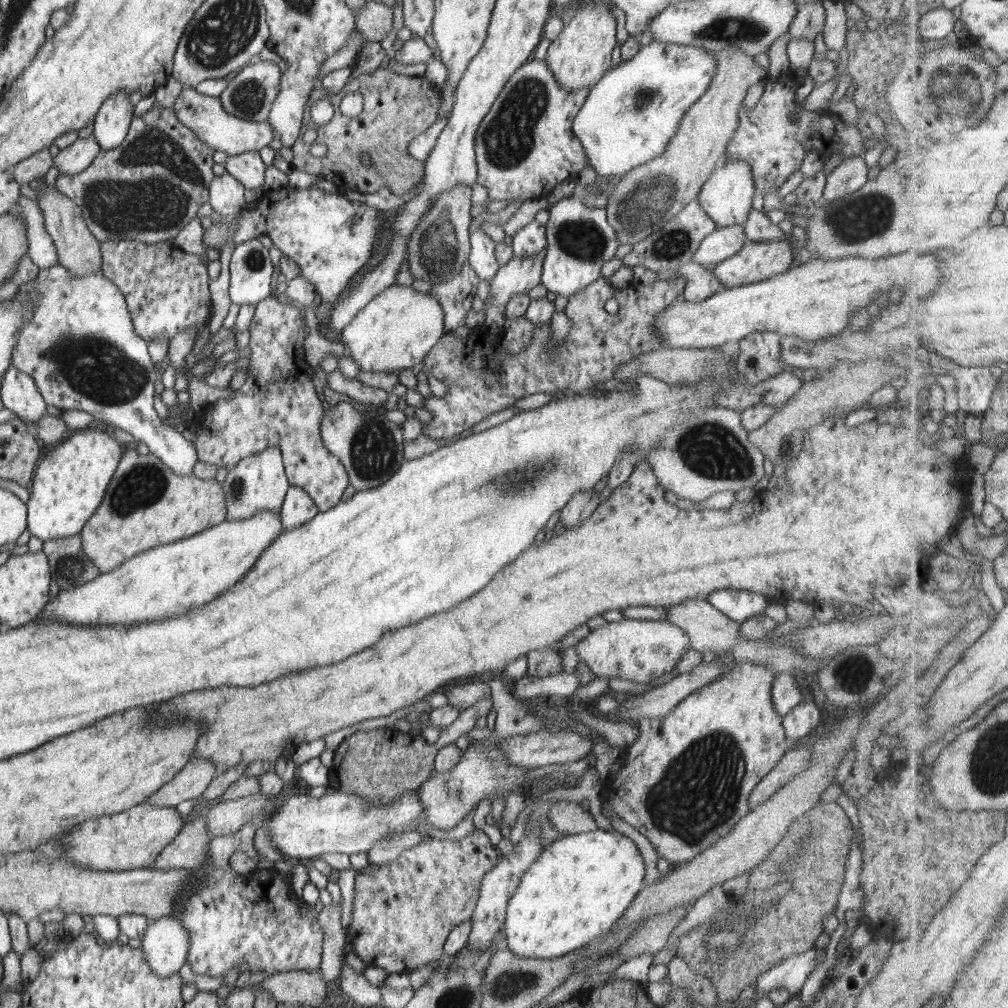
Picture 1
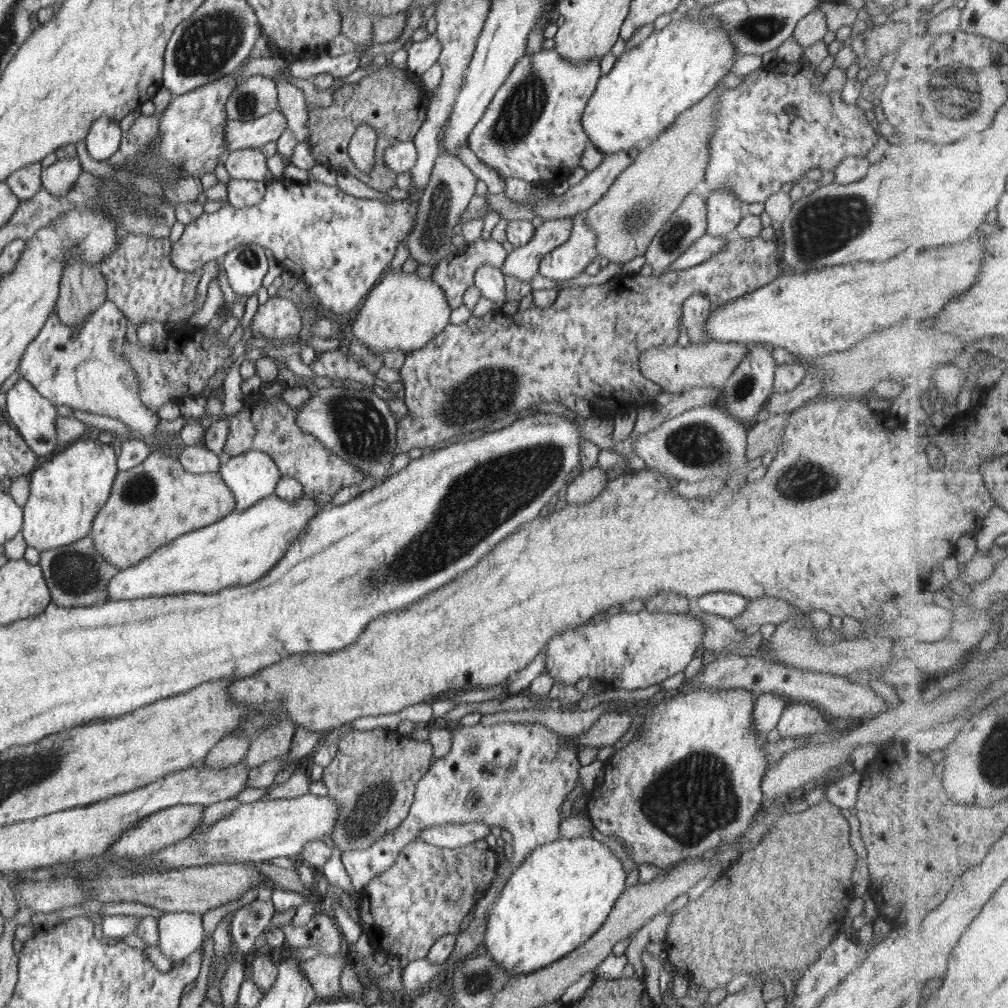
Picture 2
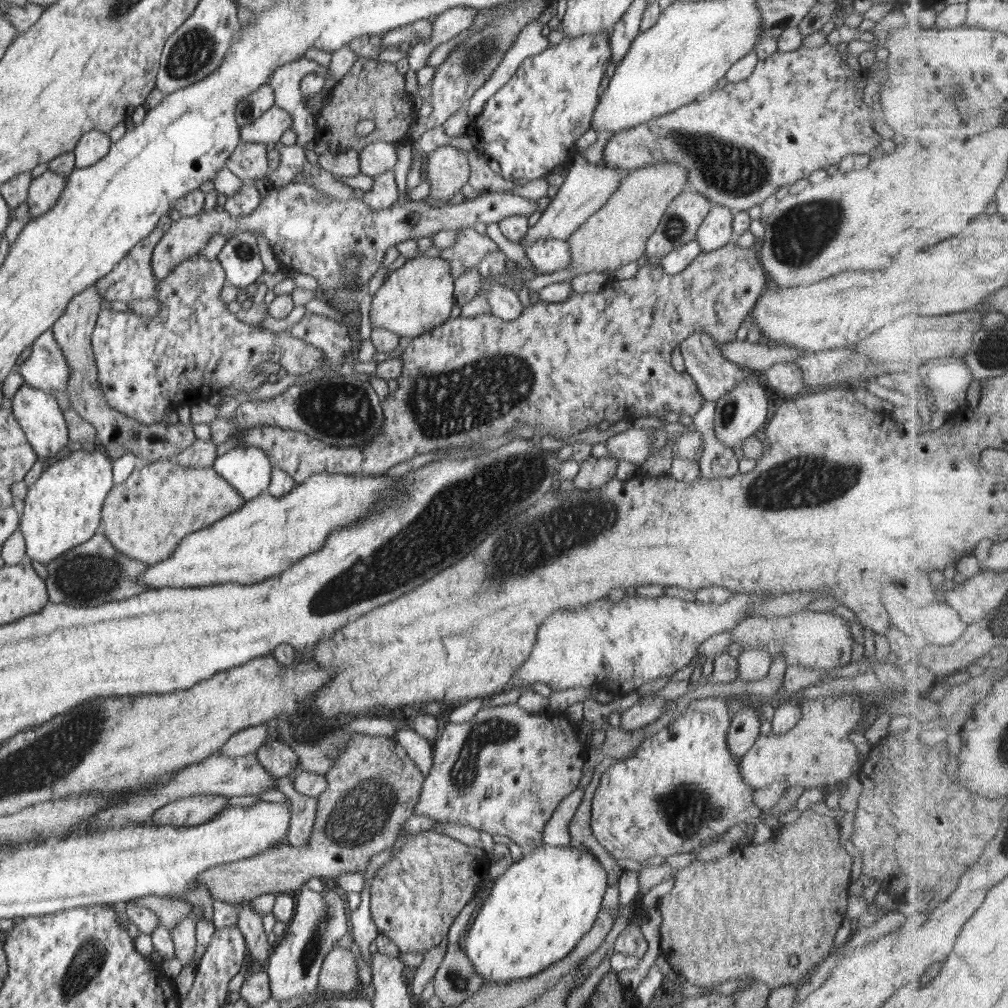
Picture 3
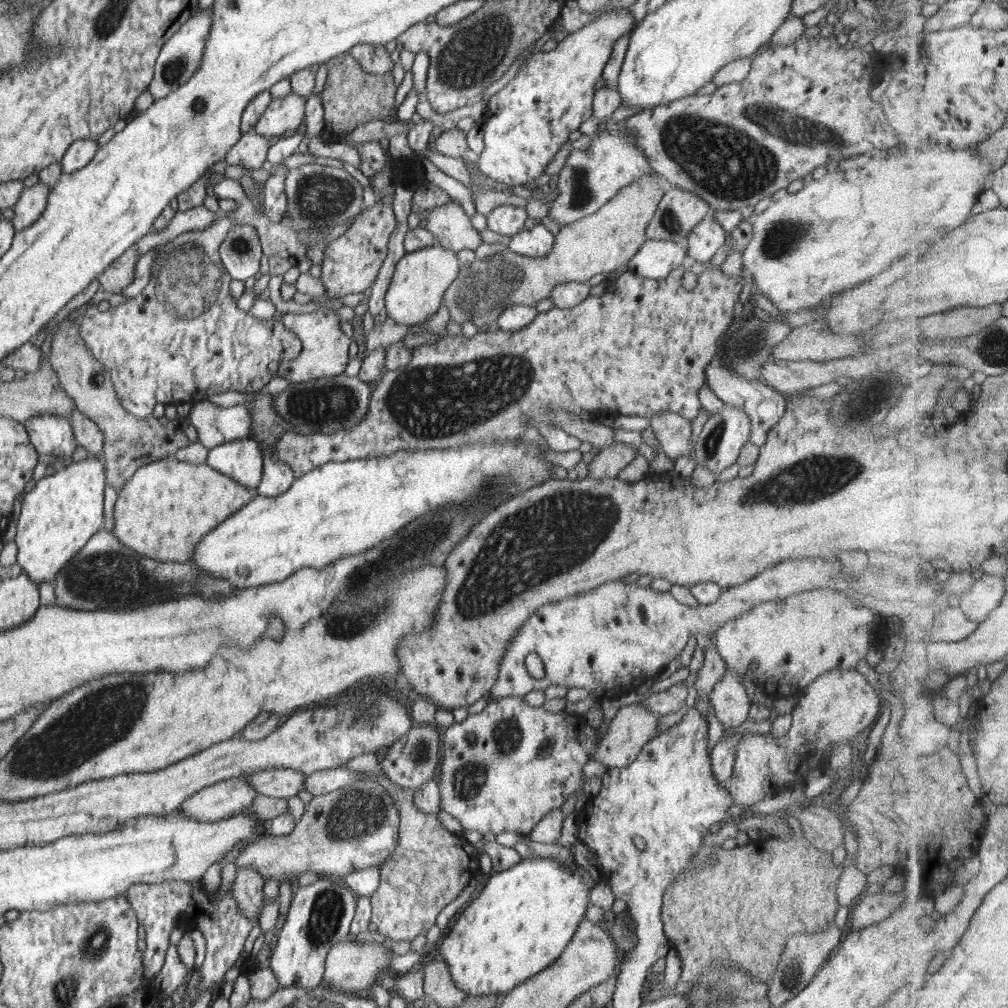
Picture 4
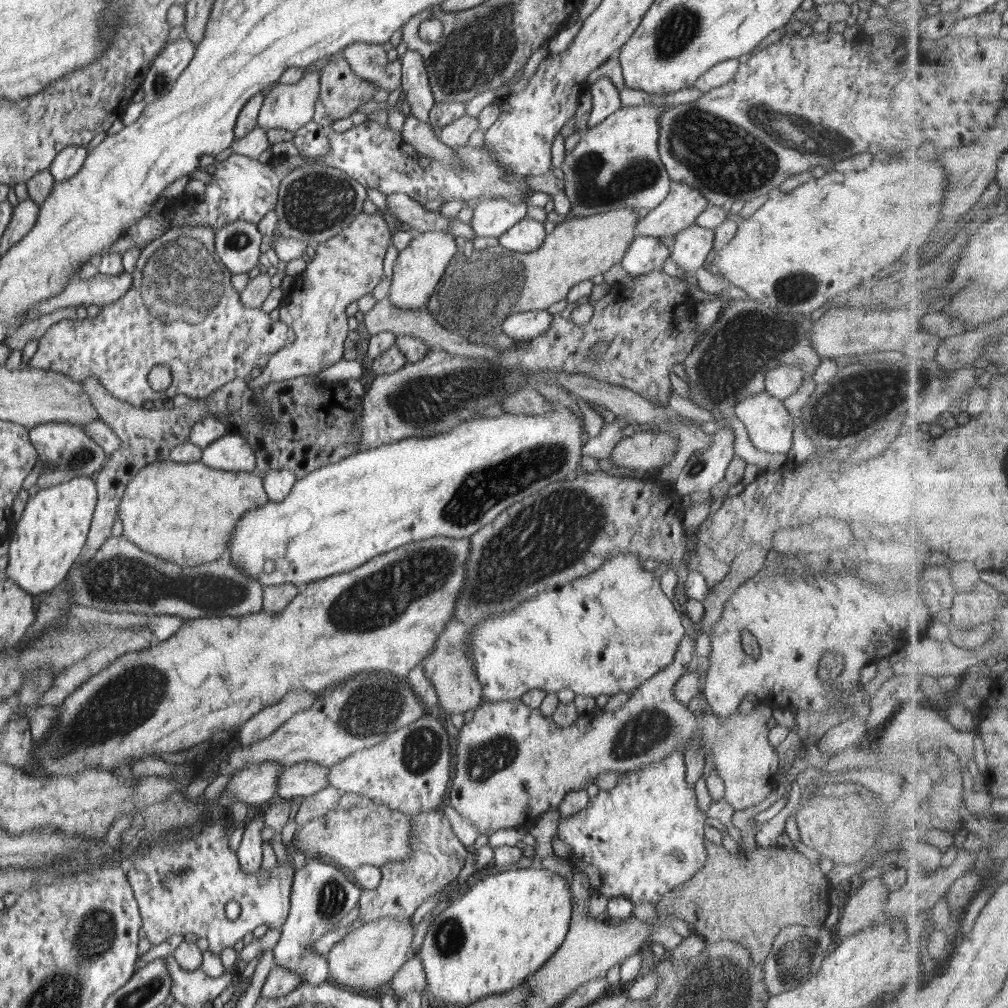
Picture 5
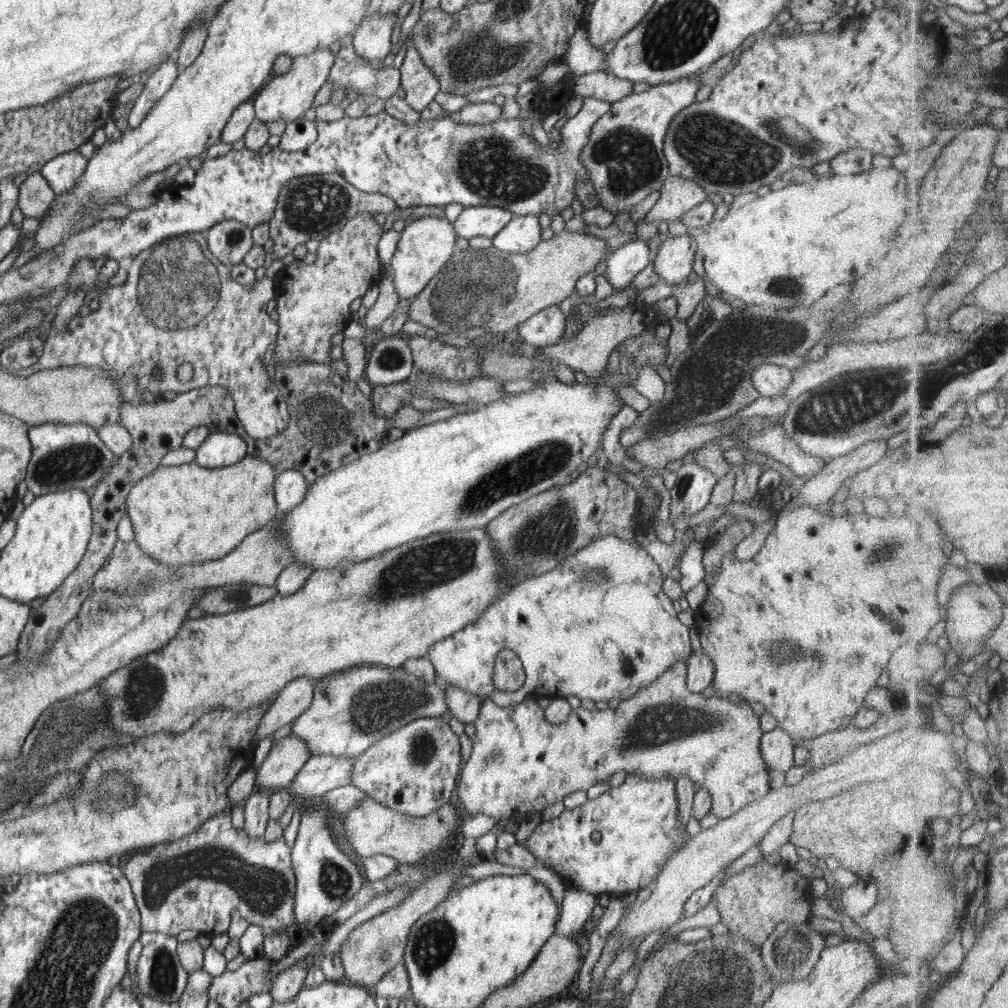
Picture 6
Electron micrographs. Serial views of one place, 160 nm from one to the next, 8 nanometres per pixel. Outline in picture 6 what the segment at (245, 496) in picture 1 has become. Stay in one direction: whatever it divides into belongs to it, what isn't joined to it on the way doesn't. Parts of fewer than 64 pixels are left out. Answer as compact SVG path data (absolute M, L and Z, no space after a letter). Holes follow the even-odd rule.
M216 431L195 449L194 462L204 468L222 468L236 464L247 455L247 442L240 436Z

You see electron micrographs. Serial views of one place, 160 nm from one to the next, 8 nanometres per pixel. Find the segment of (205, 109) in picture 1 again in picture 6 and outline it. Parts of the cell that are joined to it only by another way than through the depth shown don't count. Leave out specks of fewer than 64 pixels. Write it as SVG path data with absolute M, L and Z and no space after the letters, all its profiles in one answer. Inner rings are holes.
M319 48L316 52L294 58L286 74L272 75L252 98L255 104L255 118L266 124L276 120L288 123L297 118L311 116L314 99L329 77L334 62L335 56L328 48Z

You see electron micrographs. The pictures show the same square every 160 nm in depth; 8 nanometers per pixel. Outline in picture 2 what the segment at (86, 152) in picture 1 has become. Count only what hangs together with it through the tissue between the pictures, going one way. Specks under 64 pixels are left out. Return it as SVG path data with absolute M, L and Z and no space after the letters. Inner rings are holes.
M78 155L57 159L52 165L43 168L42 187L57 197L65 195L77 181L81 171Z

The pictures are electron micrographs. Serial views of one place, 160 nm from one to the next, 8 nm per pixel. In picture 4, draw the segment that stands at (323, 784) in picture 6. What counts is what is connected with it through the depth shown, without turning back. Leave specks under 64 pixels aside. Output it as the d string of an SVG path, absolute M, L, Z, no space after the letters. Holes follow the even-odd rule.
M266 769L246 775L258 795L287 800L306 788L306 777L291 769Z

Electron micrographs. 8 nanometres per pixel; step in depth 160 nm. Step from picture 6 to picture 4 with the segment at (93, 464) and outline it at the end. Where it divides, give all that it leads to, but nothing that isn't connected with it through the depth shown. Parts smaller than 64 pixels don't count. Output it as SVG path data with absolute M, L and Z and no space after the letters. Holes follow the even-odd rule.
M40 415L25 420L29 439L45 457L72 456L78 446L70 419L58 415Z

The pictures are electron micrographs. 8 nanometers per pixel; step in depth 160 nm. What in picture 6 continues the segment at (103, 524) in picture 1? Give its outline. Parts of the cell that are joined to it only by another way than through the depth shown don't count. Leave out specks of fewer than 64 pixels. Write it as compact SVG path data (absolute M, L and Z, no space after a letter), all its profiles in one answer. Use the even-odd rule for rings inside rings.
M246 455L242 460L236 464L222 468L204 468L196 462L184 463L178 466L166 466L160 464L149 475L144 476L139 480L128 493L126 499L127 515L132 523L134 531L134 540L146 554L149 554L157 562L166 564L167 566L181 566L184 564L198 564L199 562L216 560L230 554L234 548L238 547L242 540L250 535L255 530L266 526L274 517L278 515L278 510L275 501L275 494L273 484L277 472L265 460L256 456Z

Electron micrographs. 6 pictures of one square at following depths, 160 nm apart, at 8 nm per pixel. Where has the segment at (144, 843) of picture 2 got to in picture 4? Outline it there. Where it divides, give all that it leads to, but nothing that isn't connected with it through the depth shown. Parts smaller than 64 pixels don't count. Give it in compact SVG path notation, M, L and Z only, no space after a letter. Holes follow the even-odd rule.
M240 776L200 789L179 808L185 818L214 823L230 818L235 812L249 810L256 796L246 776Z

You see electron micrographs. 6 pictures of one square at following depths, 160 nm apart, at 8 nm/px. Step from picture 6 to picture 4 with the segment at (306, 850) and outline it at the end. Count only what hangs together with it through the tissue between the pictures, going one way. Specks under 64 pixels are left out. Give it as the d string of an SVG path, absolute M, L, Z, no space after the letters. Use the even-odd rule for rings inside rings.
M322 876L308 887L297 887L270 957L269 966L281 988L298 987L307 991L323 985L327 954L334 944L347 939L355 915L356 897L349 887L334 886Z

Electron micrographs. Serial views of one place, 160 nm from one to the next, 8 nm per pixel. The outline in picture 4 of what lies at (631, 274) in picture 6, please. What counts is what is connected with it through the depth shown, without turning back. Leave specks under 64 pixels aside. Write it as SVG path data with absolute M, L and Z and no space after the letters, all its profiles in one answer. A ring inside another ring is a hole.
M647 238L628 262L629 272L643 279L665 279L672 270L682 267L686 254L687 246L684 243Z

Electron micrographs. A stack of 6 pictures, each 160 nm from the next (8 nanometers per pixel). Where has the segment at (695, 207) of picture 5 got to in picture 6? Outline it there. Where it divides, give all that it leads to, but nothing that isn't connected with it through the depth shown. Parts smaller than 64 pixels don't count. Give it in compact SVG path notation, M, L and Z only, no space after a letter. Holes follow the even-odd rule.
M669 174L660 190L660 197L645 218L659 227L663 220L667 223L680 220L708 197L697 182Z

